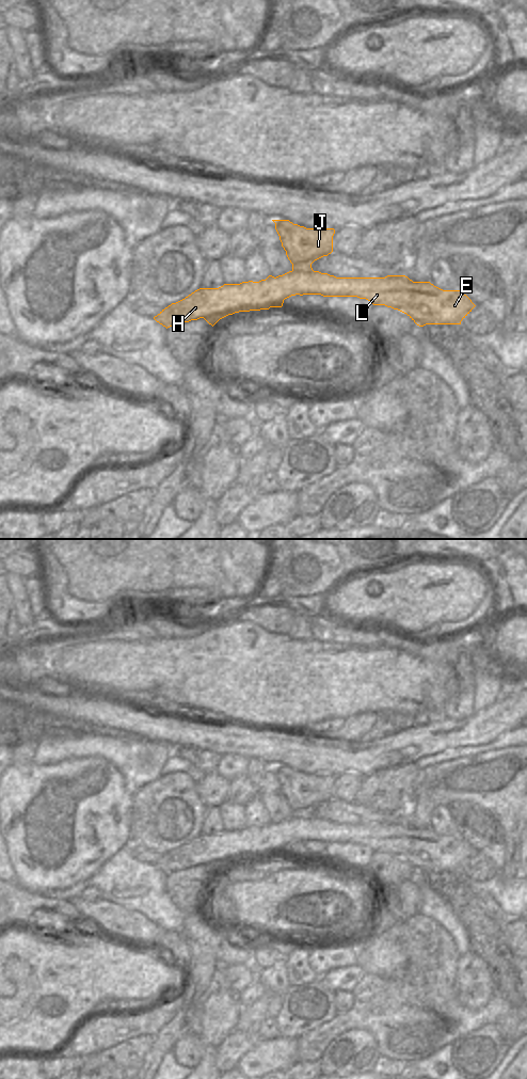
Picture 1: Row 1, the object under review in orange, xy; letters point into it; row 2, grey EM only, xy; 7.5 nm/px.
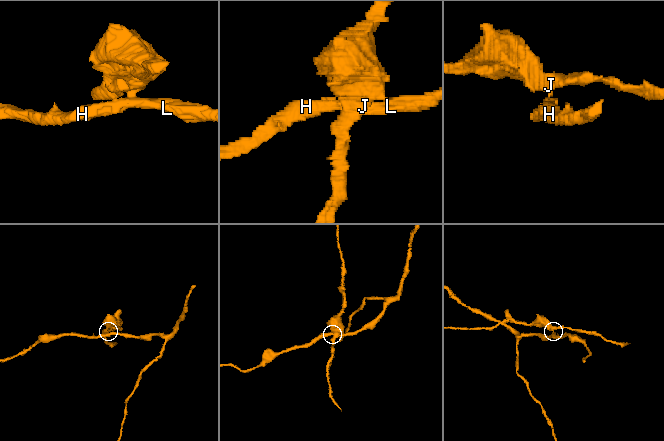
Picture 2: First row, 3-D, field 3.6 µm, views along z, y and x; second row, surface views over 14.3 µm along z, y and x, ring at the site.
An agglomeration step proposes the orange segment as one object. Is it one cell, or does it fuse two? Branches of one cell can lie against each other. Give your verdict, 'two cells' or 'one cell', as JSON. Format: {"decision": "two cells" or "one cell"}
{"decision": "two cells"}

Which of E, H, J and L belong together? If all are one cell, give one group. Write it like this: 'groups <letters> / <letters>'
groups E H L / J

